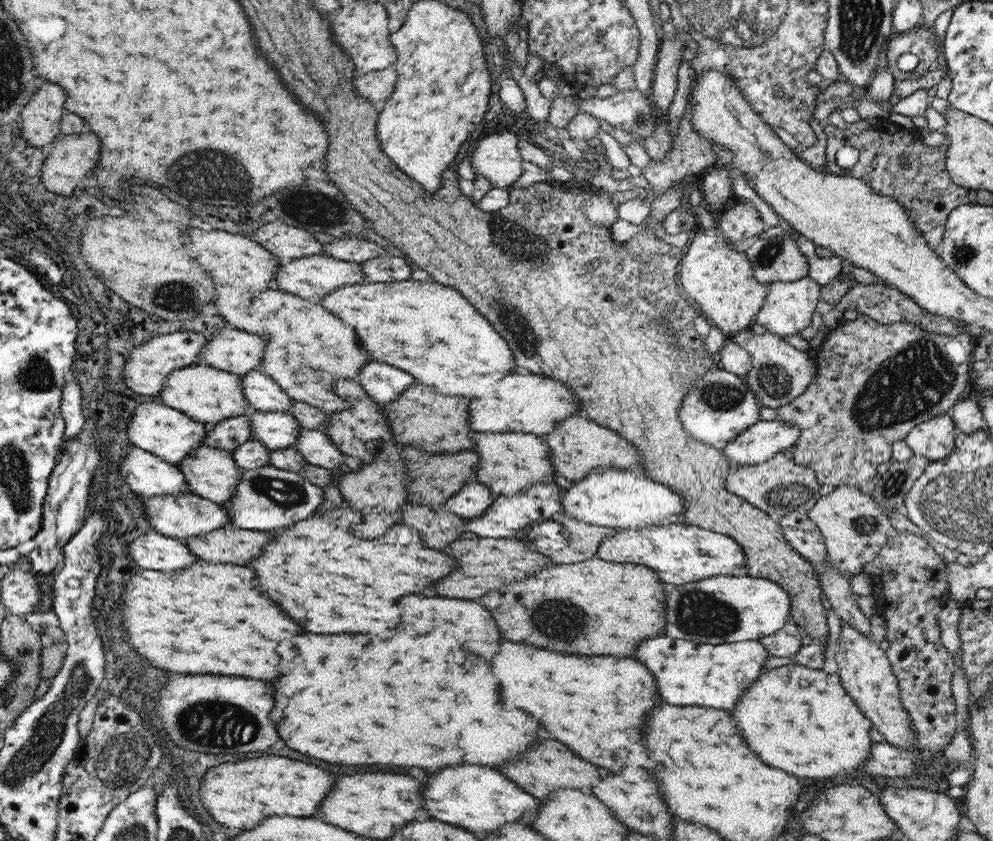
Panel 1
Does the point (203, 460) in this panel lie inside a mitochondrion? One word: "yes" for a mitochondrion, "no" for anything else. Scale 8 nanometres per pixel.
no

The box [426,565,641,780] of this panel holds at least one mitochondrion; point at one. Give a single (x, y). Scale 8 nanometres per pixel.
(562, 621)

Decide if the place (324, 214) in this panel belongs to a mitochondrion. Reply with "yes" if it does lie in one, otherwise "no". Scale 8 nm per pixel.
yes

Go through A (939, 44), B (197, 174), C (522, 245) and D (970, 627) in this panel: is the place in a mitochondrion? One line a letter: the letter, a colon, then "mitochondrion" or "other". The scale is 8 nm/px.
A: other
B: mitochondrion
C: mitochondrion
D: other

